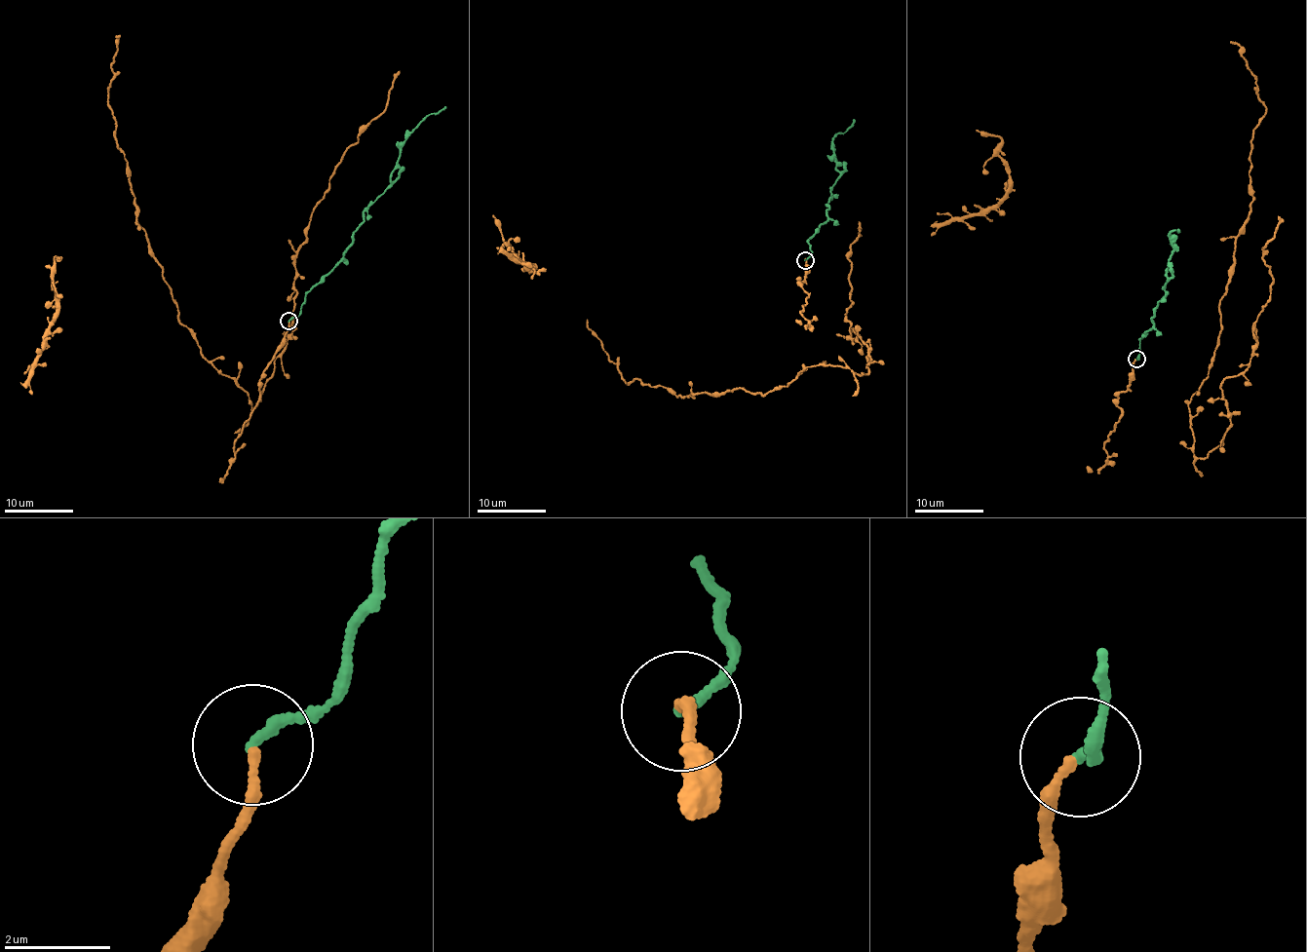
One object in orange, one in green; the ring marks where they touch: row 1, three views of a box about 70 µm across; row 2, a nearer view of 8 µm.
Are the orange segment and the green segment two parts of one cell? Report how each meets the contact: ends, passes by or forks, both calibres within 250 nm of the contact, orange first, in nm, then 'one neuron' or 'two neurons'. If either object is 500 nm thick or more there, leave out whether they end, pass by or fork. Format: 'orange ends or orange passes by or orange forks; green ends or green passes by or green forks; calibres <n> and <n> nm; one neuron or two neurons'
orange ends; green ends; calibres 170 and 190 nm; one neuron

